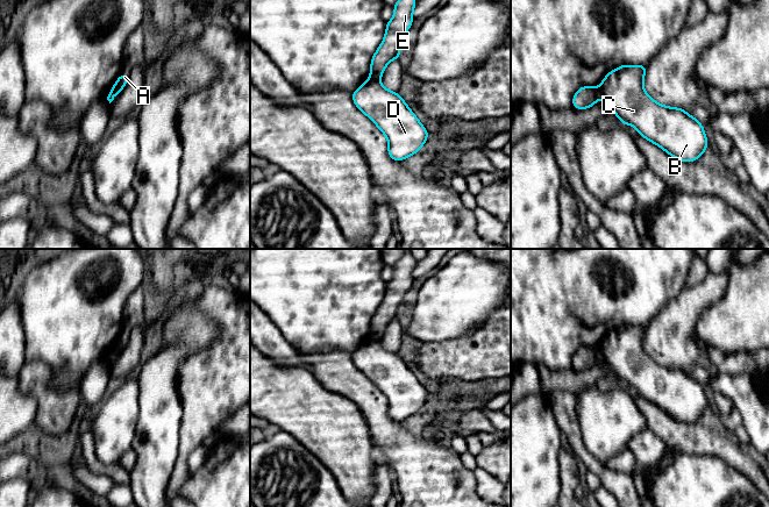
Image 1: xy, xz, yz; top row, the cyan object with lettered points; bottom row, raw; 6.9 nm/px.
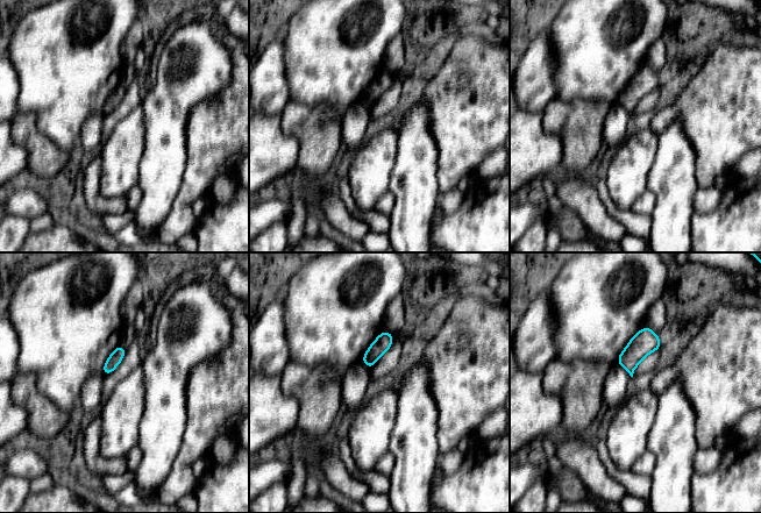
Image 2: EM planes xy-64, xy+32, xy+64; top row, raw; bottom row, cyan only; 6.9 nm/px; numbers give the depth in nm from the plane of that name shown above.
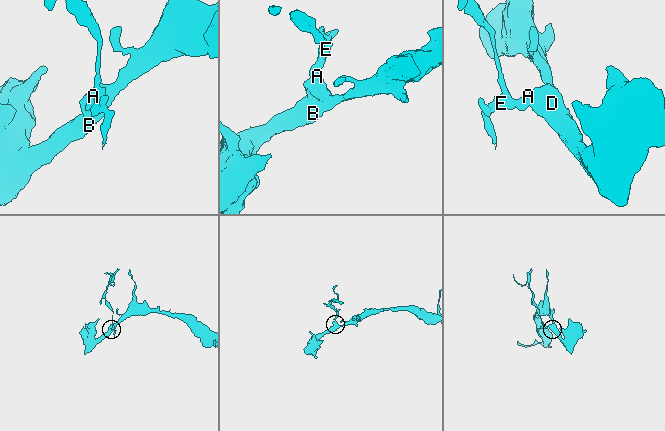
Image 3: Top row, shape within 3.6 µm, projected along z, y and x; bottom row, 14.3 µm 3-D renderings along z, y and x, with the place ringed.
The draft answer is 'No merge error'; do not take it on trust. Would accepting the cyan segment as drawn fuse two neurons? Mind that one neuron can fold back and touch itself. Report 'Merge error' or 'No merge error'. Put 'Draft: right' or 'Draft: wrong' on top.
Draft: wrong
Merge error

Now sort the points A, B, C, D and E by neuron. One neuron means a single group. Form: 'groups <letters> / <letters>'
groups A B C D / E

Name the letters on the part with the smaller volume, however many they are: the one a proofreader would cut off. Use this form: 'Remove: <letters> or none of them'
Remove: E

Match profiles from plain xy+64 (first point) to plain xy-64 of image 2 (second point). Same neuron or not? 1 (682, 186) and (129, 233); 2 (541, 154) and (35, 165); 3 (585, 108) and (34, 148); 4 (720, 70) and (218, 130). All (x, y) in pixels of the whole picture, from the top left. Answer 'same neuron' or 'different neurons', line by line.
1: different neurons
2: different neurons
3: same neuron
4: same neuron

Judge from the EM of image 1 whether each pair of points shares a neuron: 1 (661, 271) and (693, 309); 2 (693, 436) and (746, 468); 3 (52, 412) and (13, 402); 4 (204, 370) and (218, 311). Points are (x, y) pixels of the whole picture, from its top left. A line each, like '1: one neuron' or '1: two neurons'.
1: two neurons
2: one neuron
3: two neurons
4: one neuron

